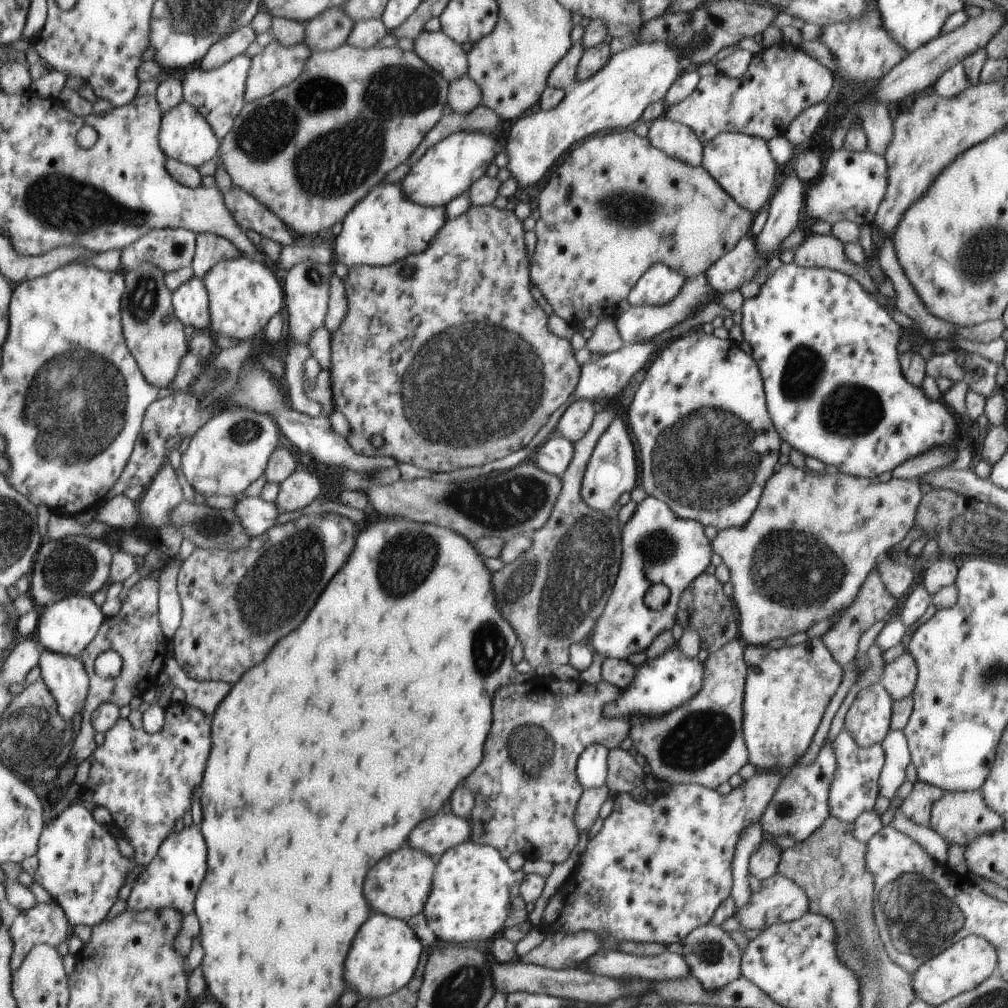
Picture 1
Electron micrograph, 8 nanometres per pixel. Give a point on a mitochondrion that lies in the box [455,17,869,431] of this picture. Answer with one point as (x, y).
(627, 209)

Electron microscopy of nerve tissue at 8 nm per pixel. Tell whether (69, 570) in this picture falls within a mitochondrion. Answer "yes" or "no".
yes

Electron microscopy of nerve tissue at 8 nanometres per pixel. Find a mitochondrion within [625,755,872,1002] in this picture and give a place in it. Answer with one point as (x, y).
(708, 950)

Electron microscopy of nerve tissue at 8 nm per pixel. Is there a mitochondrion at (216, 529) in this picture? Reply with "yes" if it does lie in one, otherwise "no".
yes

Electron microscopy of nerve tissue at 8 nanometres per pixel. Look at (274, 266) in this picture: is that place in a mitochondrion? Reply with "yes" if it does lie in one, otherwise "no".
no

